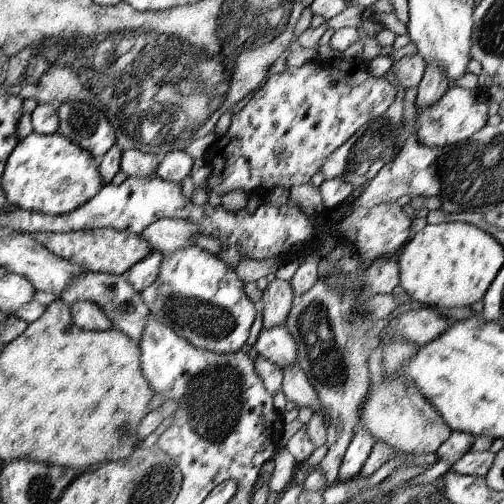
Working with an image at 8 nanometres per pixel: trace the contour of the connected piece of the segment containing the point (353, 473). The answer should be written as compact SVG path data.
M362 426L360 428L360 432L350 441L344 453L337 483L356 479L373 449L375 436L372 436L368 429L364 429Z

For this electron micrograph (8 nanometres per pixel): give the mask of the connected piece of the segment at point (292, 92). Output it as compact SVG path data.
M313 60L306 62L300 67L289 67L281 73L273 74L262 84L258 91L256 91L253 97L246 103L246 106L239 112L236 112L231 118L231 124L228 131L221 137L218 137L212 148L206 153L205 159L207 164L211 166L211 172L205 185L201 186L205 188L205 191L209 195L210 192L218 194L228 194L228 192L234 192L234 190L242 190L248 194L259 194L265 191L274 190L274 188L284 188L284 190L290 190L292 186L298 186L300 184L308 184L310 178L317 172L320 172L322 164L326 162L326 158L334 152L340 145L344 144L356 132L359 128L362 128L364 124L375 118L380 118L392 104L394 99L397 97L397 93L400 91L398 88L394 88L385 76L374 76L372 74L373 67L366 62L359 60Z

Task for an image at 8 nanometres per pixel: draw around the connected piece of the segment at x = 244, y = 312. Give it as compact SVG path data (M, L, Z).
M194 246L163 254L158 278L142 292L149 314L170 326L196 348L219 354L235 354L246 348L256 305L244 293L244 284L220 257Z

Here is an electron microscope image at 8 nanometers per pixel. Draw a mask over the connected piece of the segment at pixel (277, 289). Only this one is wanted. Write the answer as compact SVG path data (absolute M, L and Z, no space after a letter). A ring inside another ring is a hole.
M272 278L265 288L261 303L264 304L262 314L262 330L285 324L290 314L294 293L290 281Z

